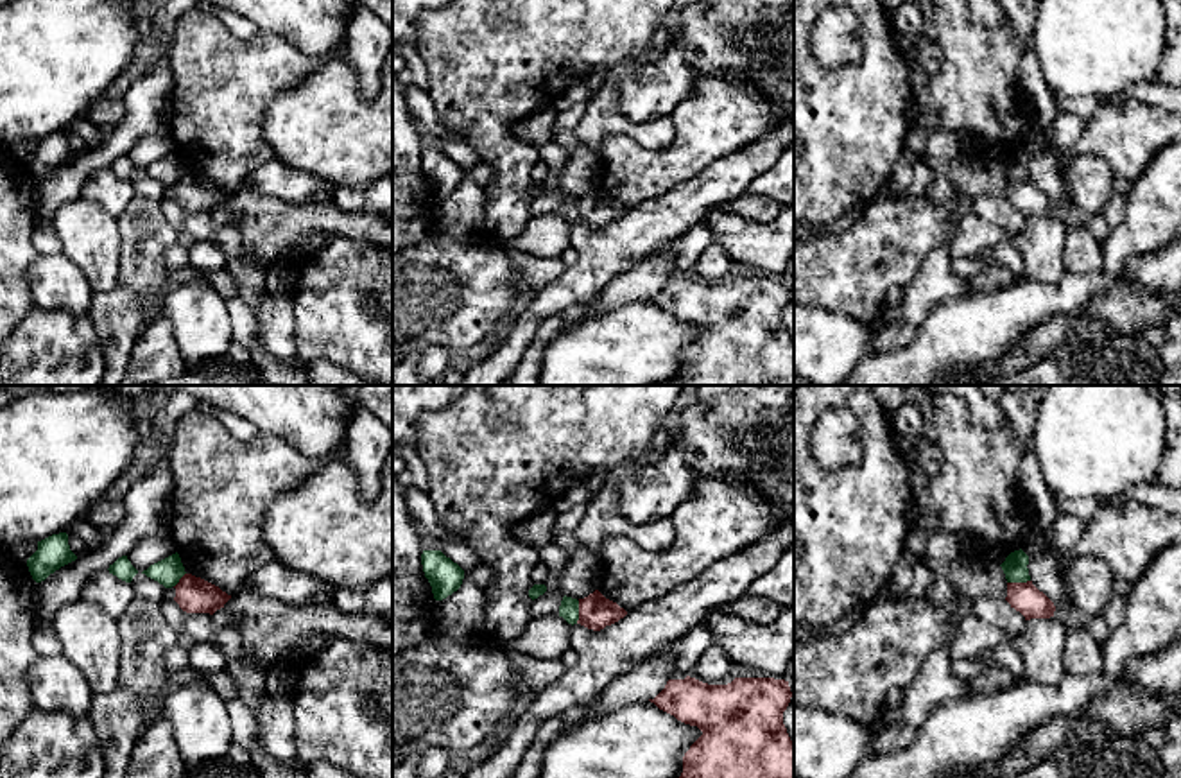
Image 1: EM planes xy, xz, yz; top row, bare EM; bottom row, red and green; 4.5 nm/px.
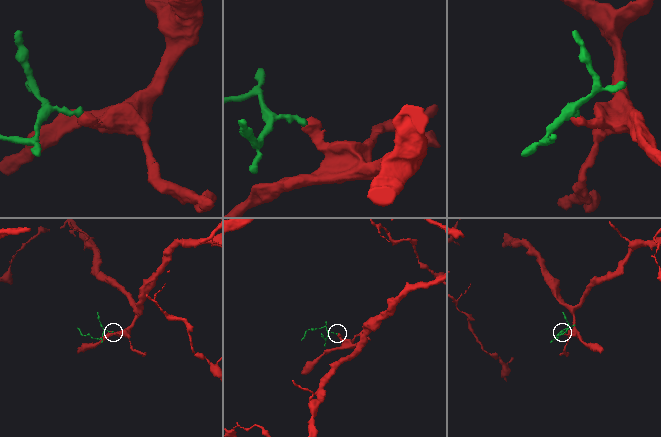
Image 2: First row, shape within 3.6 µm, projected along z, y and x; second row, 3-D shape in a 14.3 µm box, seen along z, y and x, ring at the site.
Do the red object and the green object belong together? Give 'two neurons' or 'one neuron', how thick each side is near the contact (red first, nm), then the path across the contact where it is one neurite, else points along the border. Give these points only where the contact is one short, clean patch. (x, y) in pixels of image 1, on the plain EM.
two neurons; 160 nm thick on the red side, 90 nm on the other; border along xz (579, 199), (579, 217), (576, 221)

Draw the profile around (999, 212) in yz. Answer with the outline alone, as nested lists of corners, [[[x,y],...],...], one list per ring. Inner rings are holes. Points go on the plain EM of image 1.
[[[973,195],[968,201],[966,215],[978,219],[1009,233],[1018,233],[1025,228],[1025,215],[1016,210],[1005,197]]]

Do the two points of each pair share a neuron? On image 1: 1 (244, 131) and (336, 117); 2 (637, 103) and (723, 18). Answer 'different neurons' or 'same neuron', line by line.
1: different neurons
2: same neuron

